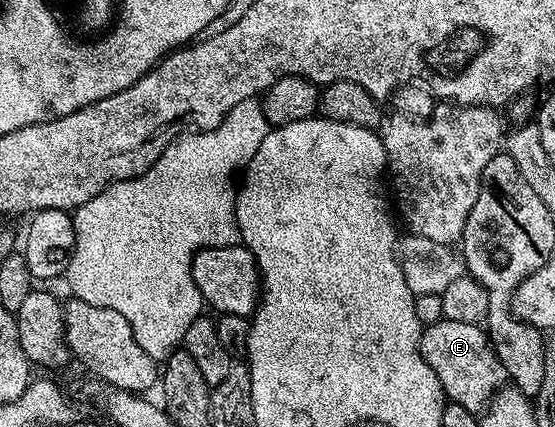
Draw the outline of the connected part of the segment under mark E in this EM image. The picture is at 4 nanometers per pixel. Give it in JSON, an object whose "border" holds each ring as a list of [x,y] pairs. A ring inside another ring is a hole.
{"border":[[[442,317],[436,324],[423,329],[418,351],[424,356],[424,364],[436,372],[443,395],[469,410],[485,410],[491,398],[507,385],[504,368],[496,352],[490,349],[490,339],[479,324],[460,324],[460,320]]]}

